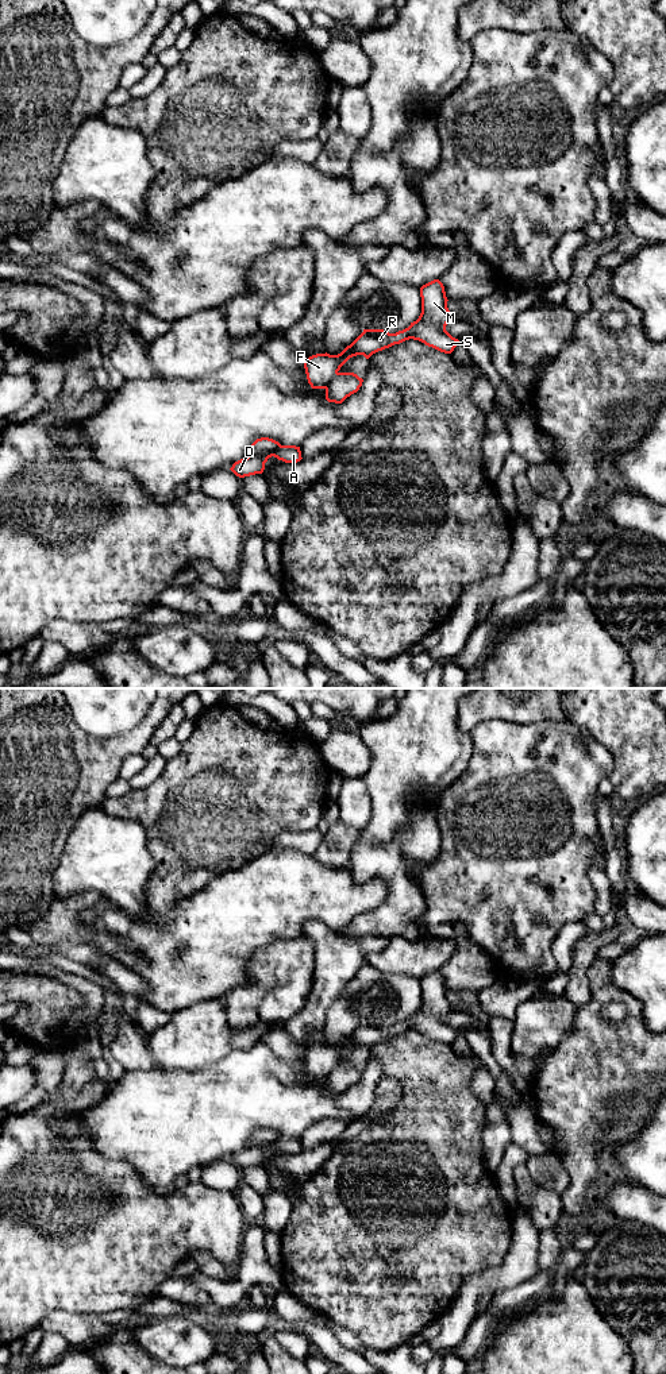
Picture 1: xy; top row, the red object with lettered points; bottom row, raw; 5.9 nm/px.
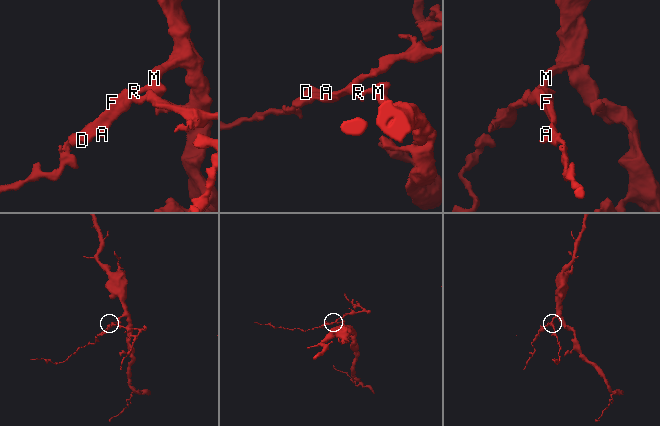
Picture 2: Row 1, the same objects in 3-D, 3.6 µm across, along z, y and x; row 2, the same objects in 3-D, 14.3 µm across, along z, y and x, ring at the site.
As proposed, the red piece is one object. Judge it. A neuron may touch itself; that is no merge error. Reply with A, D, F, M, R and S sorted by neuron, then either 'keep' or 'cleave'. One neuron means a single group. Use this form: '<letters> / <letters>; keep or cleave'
A D / F M R S; cleave

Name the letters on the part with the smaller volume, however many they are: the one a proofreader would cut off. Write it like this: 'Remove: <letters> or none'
Remove: A, D

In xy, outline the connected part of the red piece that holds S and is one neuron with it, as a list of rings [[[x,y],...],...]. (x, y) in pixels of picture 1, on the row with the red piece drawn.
[[[434,279],[420,287],[421,313],[419,319],[396,333],[384,329],[363,329],[363,332],[340,354],[316,354],[304,362],[308,383],[312,389],[326,389],[340,367],[353,356],[363,355],[369,359],[373,354],[413,339],[440,352],[451,354],[458,344],[446,325],[453,319],[447,308],[444,286]]]

